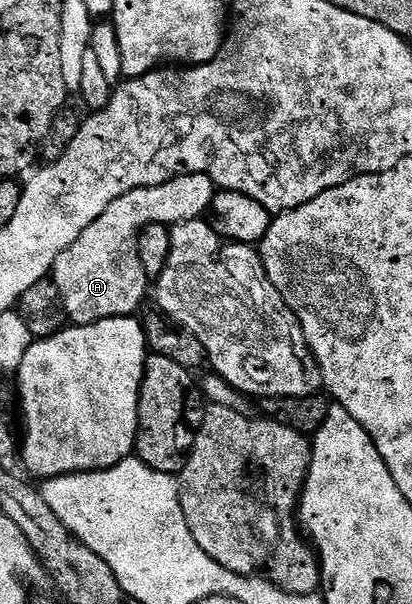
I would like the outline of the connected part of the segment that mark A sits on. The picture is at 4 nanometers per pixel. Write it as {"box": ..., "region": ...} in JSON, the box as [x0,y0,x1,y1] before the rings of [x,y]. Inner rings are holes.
{"box":[53,174,217,325],"region":[[[185,174],[161,186],[138,188],[117,202],[109,202],[97,218],[55,259],[53,279],[59,291],[59,302],[72,325],[92,324],[114,316],[138,313],[143,299],[149,296],[149,277],[139,257],[139,233],[151,224],[174,226],[198,220],[210,209],[217,185],[205,174]]]}

